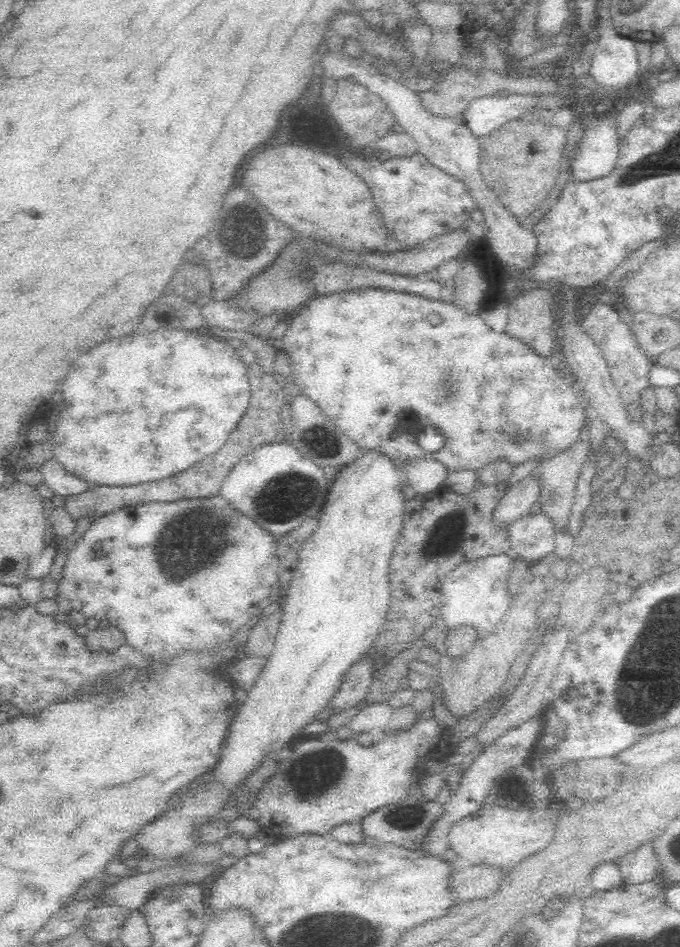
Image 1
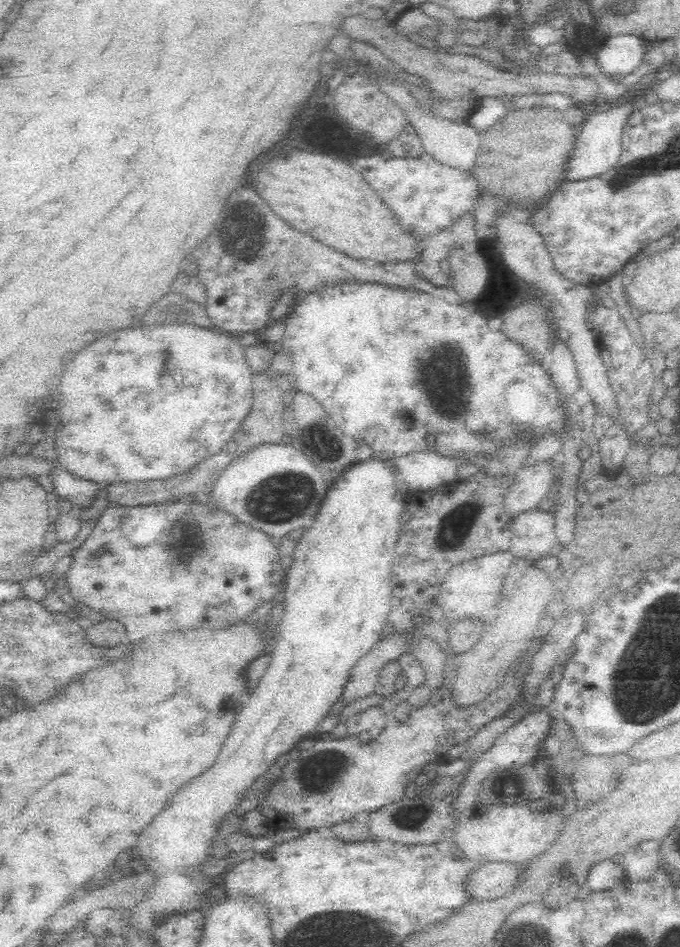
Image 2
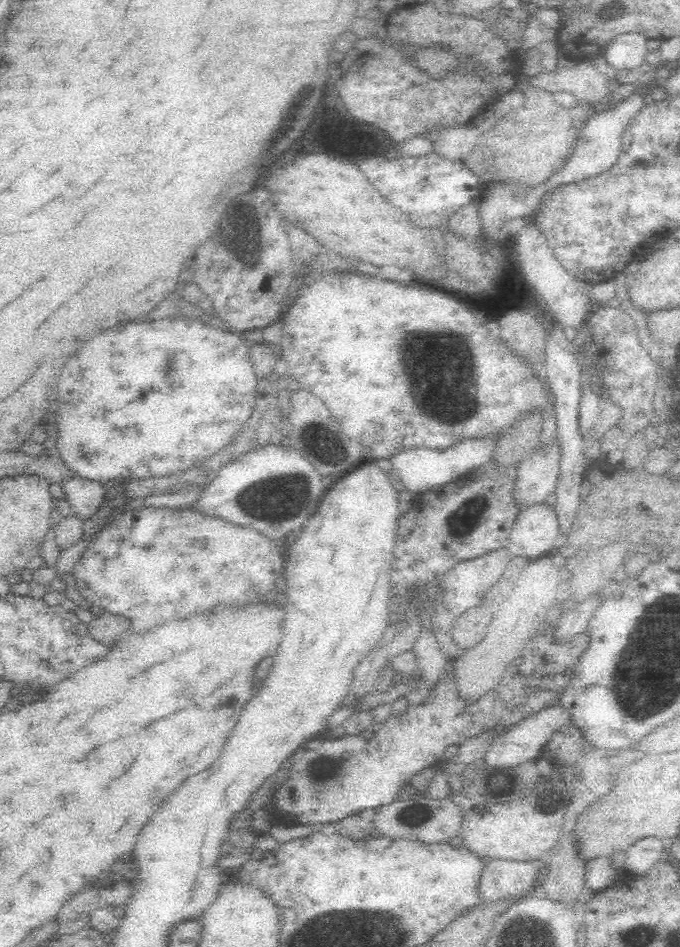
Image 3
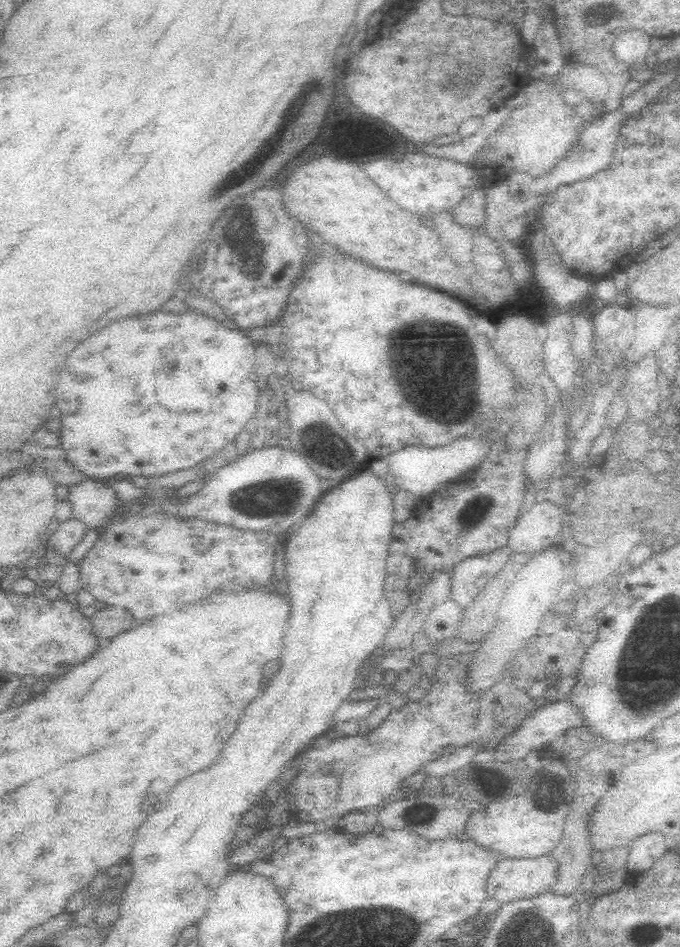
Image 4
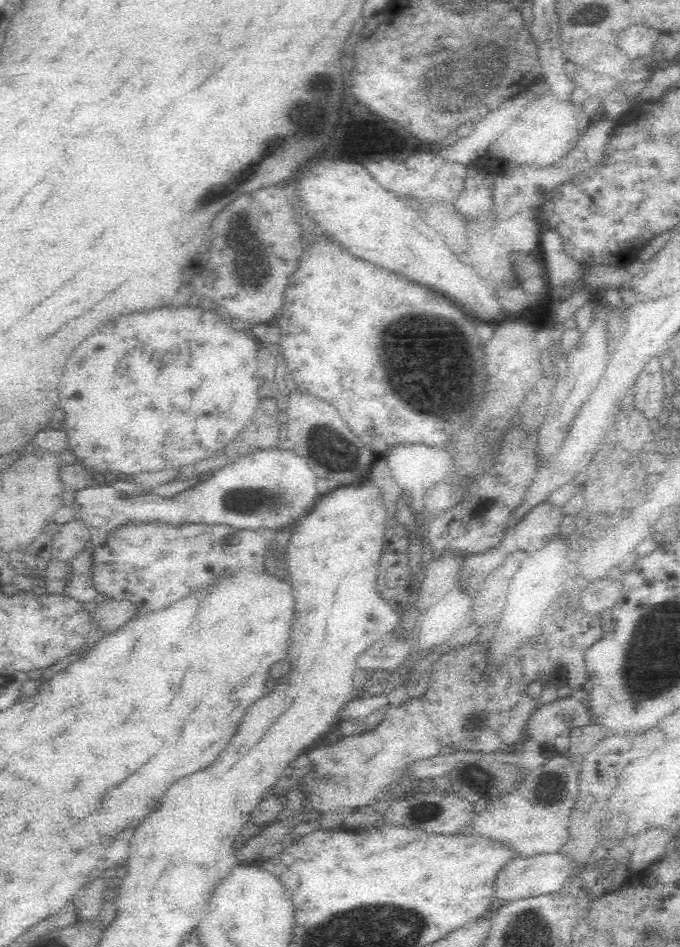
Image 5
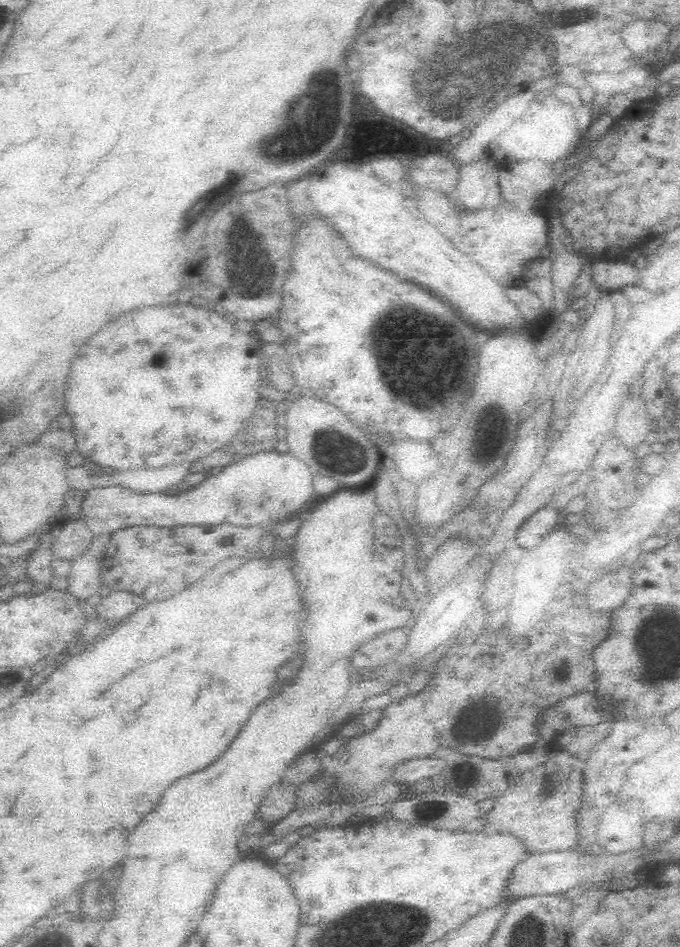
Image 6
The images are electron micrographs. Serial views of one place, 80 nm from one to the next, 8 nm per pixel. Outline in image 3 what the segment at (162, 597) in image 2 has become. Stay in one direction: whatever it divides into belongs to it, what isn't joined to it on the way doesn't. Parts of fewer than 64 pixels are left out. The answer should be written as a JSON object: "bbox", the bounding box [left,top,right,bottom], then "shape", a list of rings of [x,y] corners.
{"bbox":[73,506,282,632],"shape":[[[153,506],[142,509],[130,509],[126,507],[116,511],[106,520],[97,535],[91,540],[89,547],[83,552],[81,558],[73,566],[76,575],[76,584],[82,596],[89,600],[91,606],[102,607],[108,612],[118,612],[132,620],[132,632],[138,632],[142,628],[150,628],[150,624],[158,624],[158,620],[166,620],[166,616],[182,612],[192,612],[194,608],[210,608],[210,604],[218,604],[218,600],[246,600],[246,596],[266,596],[274,580],[278,578],[282,570],[282,558],[278,546],[264,534],[258,534],[248,528],[234,528],[234,524],[218,524],[218,520],[202,520],[202,516],[174,516],[174,512],[168,507],[155,508]]]}

